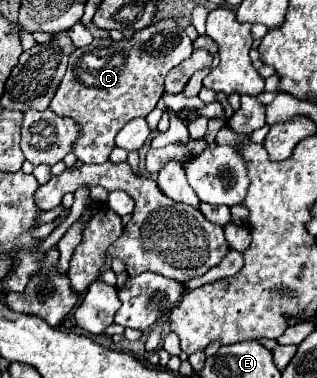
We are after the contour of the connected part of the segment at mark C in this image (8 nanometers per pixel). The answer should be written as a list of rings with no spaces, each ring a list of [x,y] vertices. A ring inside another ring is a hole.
[[[173,22],[153,24],[147,30],[139,30],[131,36],[131,40],[115,42],[111,38],[93,40],[89,46],[75,48],[69,56],[67,74],[61,80],[49,108],[57,116],[73,118],[81,124],[81,136],[73,146],[73,154],[83,164],[103,164],[109,160],[111,150],[115,148],[117,132],[133,118],[145,118],[163,94],[165,74],[175,68],[179,62],[187,60],[193,52],[191,38],[183,32],[183,28],[173,26]],[[155,34],[177,34],[179,42],[173,48],[161,48],[159,52],[151,52],[151,40]]]

